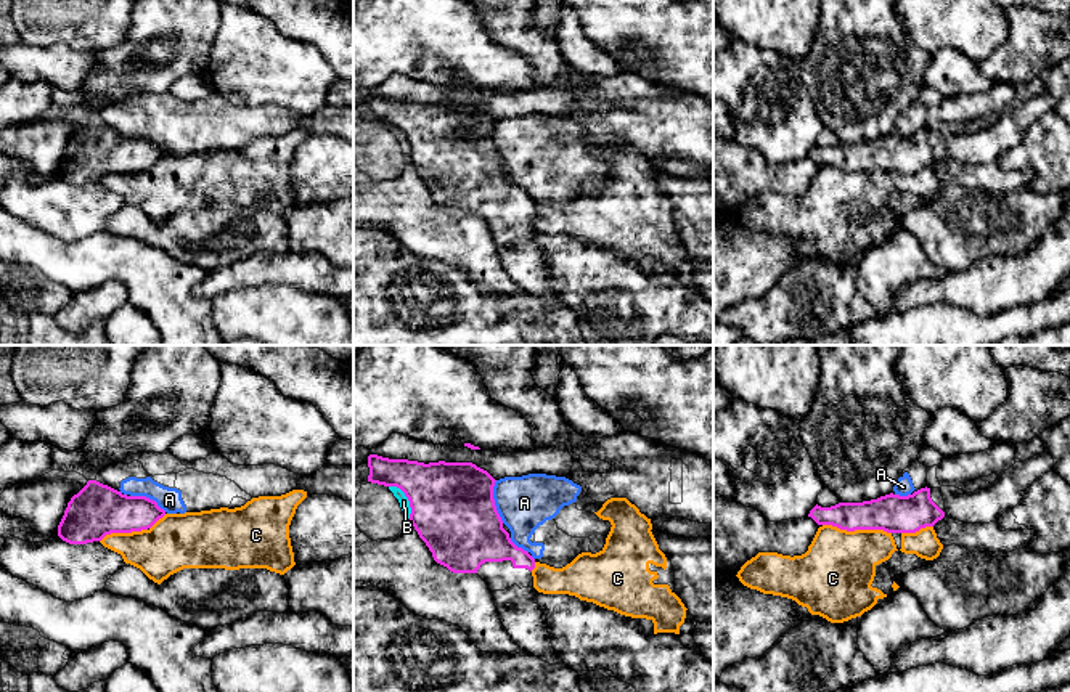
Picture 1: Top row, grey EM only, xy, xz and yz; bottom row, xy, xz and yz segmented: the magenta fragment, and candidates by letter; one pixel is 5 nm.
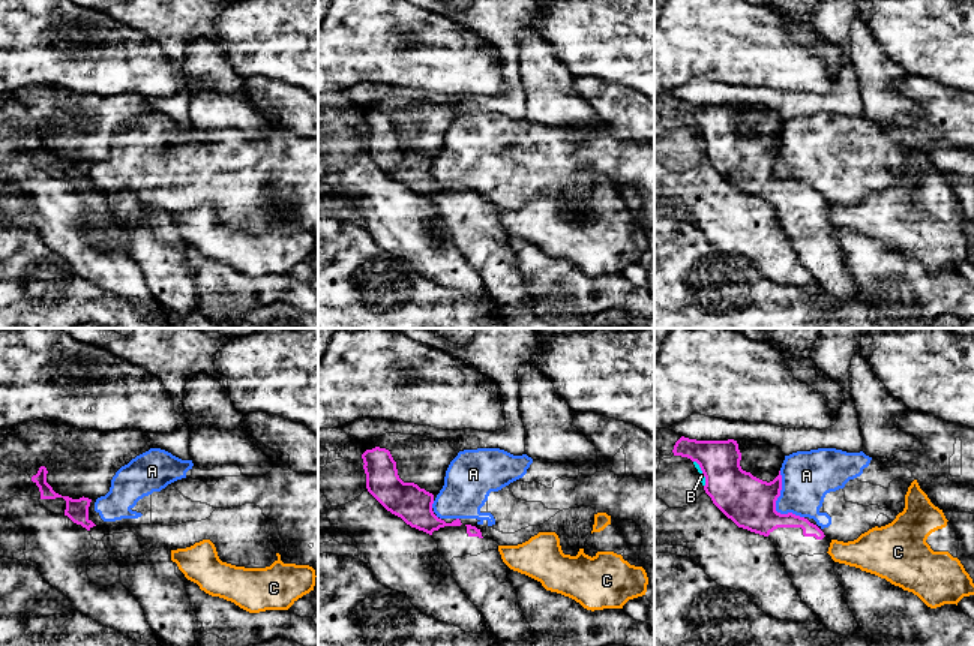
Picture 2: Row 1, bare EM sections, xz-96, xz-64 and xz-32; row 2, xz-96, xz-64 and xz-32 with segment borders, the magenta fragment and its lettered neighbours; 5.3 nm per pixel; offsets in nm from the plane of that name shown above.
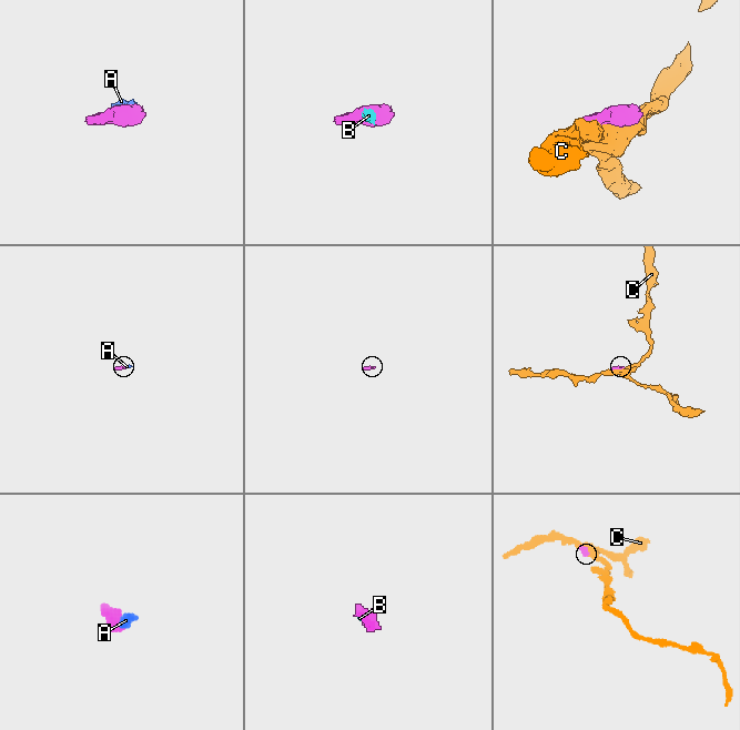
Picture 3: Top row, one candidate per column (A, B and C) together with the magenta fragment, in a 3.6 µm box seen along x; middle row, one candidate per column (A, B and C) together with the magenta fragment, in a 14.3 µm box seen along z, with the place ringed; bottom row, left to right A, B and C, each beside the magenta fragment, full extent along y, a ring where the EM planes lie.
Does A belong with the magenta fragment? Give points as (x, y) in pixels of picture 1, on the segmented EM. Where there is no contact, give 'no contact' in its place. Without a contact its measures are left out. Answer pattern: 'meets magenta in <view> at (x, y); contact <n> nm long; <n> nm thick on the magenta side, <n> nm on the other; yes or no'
meets magenta in xz at (494, 501); contact 220 nm long; 420 nm thick on the magenta side, 280 nm on the other; no

